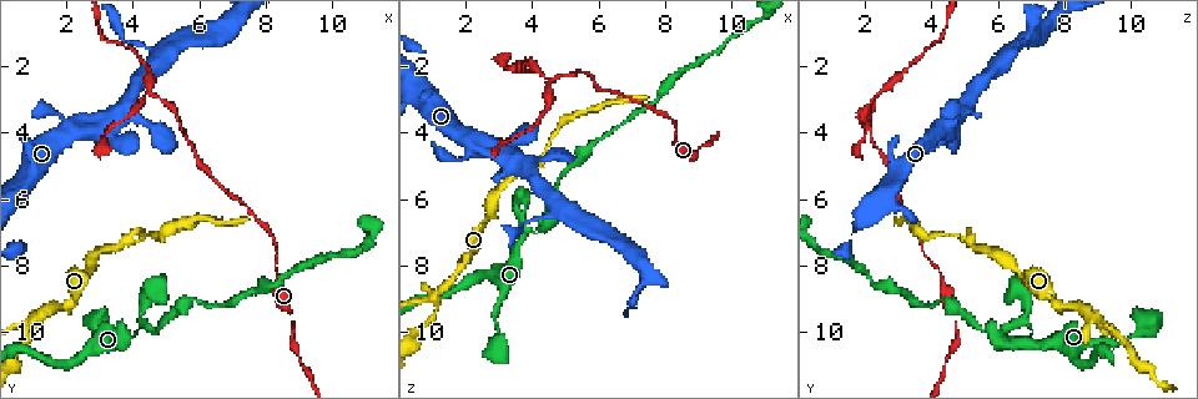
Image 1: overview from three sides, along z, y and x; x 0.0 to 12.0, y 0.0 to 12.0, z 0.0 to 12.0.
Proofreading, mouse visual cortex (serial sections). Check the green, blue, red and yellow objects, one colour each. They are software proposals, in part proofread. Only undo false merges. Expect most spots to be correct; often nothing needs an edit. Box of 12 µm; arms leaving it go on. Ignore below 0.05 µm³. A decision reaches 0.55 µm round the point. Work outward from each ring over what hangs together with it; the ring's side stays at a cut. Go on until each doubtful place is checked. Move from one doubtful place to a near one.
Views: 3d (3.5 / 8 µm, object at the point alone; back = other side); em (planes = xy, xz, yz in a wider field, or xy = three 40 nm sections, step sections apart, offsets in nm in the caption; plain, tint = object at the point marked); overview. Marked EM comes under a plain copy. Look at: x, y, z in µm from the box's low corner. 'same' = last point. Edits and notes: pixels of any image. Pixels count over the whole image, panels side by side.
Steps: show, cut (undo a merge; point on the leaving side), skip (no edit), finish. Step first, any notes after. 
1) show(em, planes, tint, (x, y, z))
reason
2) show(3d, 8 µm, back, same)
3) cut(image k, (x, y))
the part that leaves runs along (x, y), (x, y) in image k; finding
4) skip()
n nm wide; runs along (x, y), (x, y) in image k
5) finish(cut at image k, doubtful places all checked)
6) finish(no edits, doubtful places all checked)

show(3d, 3.5 µm, back, (4.7, 2.9, 2.4))
three arms meet

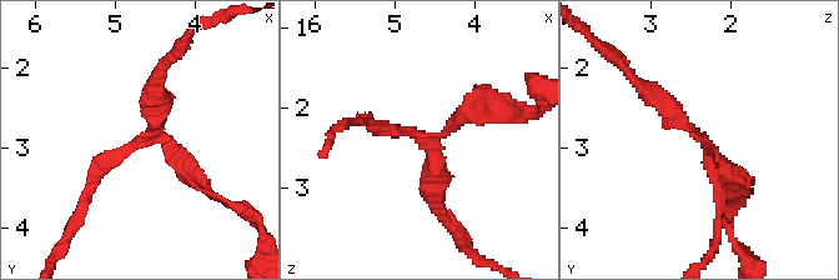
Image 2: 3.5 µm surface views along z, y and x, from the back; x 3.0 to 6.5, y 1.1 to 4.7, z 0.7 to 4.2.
show(em, xy, step 5, tint, (4.65, 2.90, 2.40))
3 arms; arms of 150, 200, 300 nm

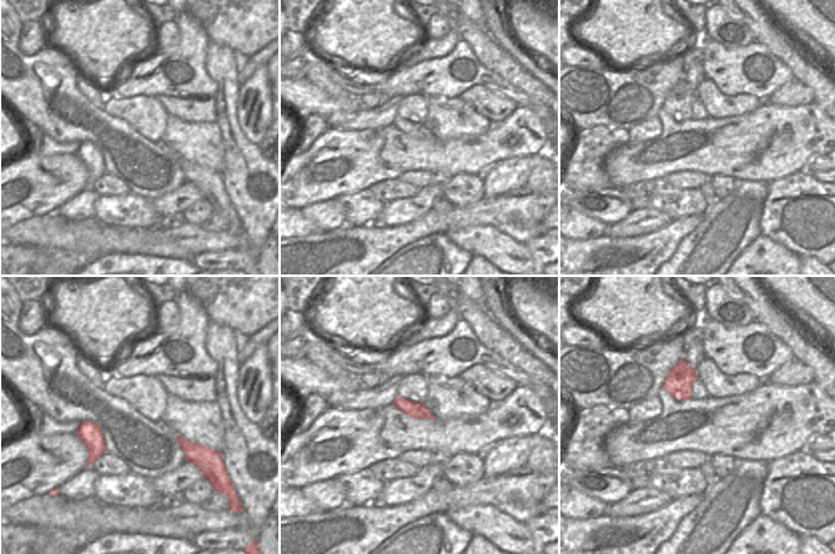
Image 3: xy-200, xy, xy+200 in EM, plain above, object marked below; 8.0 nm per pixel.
cut(image 2, (727, 176))
the part that leaves runs along (160, 136), (210, 194), (237, 205) in image 2; a second cell is stuck on

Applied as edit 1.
show(overview)
redraw

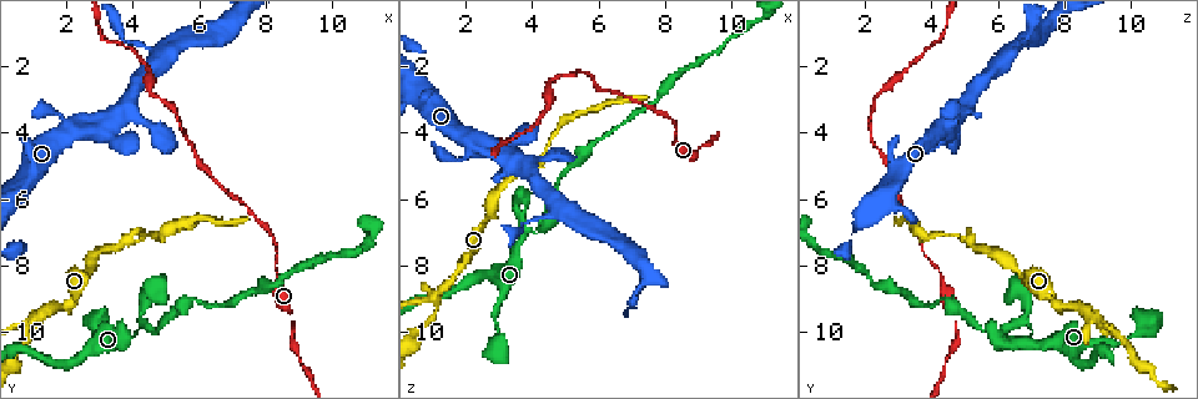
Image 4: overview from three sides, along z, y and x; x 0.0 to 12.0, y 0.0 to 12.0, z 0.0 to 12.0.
show(3d, 3.5 µm, (4.2, 9.7, 6.8))
sharp bend

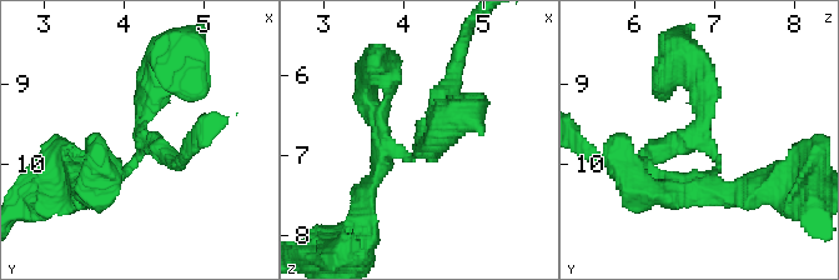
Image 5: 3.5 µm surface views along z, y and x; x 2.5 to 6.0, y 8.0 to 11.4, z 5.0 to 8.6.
show(em, planes, tint, (4.20, 9.75, 6.80))
3 arms; arms of 250, 250, 300 nm

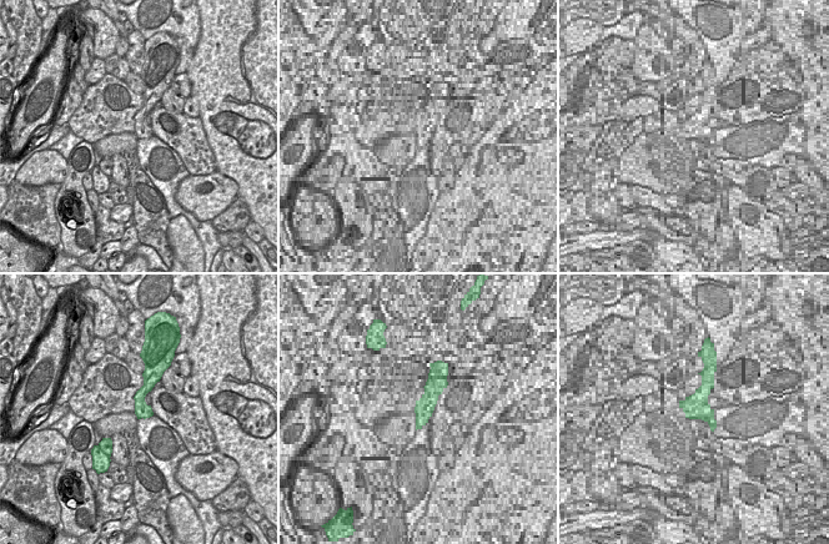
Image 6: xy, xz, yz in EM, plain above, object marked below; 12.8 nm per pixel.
skip()
200 nm wide; runs along (147, 374), (140, 414) in image 6; one cell here

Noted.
show(3d, 3.5 µm, (1.1, 9.6, 9.0))
branch point

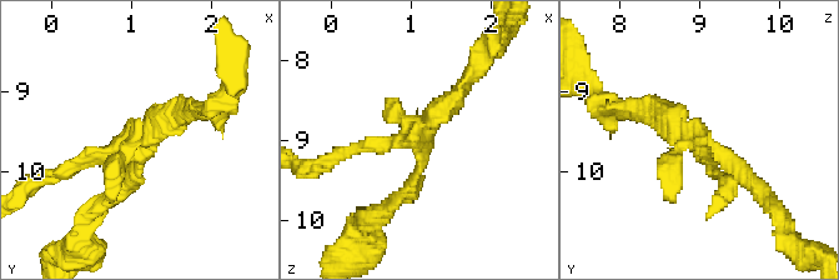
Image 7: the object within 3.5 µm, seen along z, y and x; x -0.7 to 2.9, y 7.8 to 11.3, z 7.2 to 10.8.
show(em, planes, tint, (1.05, 9.65, 9.05))

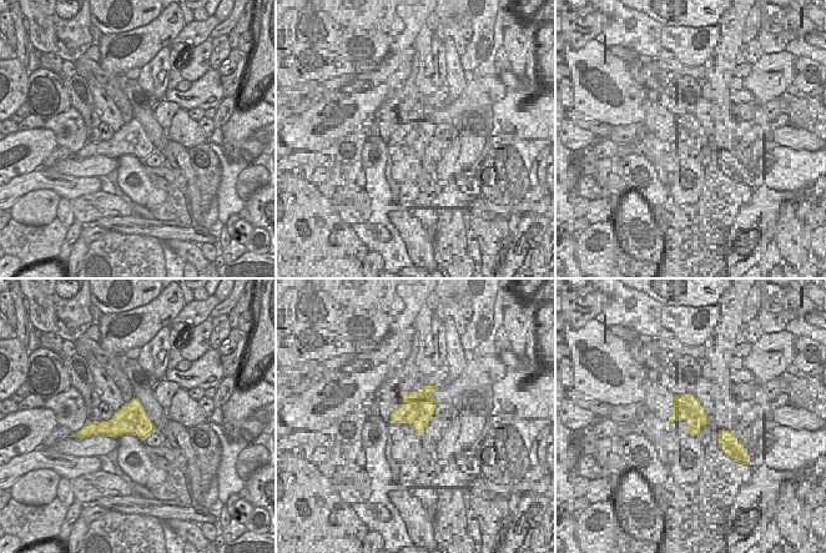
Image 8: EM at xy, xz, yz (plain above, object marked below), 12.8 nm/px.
skip()
runs along (649, 110), (758, 188) in image 7; all the same cell

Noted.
finish(cut at image 2, doubtful places all checked)

